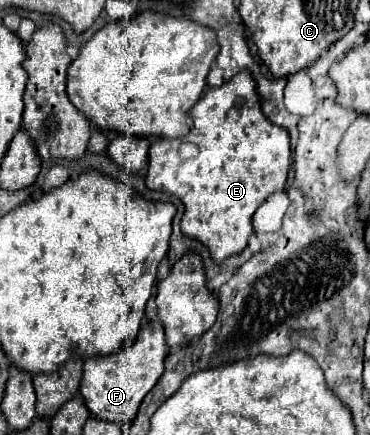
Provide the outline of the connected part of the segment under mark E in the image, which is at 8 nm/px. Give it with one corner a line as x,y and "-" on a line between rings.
240,71
224,85
208,89
192,107
190,117
194,119
194,125
188,135
176,139
158,137
152,141
148,153
146,187
152,191
168,191
184,203
186,211
182,217
182,233
204,243
212,261
222,265
222,261
246,249
248,237
254,233
252,215
256,209
272,193
284,189
292,163
290,135
284,127
278,127
264,117
260,99
256,95
256,83
248,71

